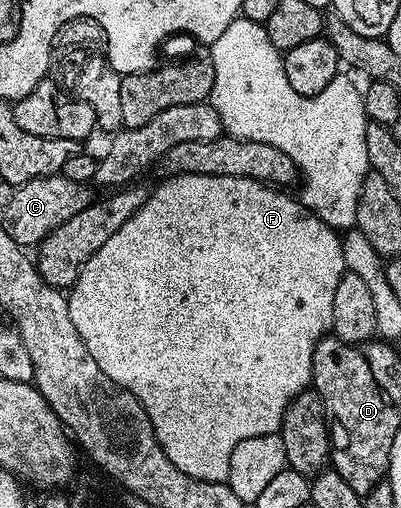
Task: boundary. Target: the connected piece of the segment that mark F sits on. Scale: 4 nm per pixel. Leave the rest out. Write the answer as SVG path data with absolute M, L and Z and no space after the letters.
M233 20L231 26L227 26L227 30L223 30L223 34L219 34L217 41L211 45L211 52L215 82L208 103L212 104L219 114L222 129L228 135L238 136L241 140L267 142L291 157L302 173L308 172L309 184L313 188L307 189L305 196L309 199L314 213L308 212L299 201L292 200L285 193L288 191L267 184L264 180L255 180L252 176L216 176L184 172L181 176L162 179L162 184L146 195L145 201L131 214L131 218L127 218L127 222L123 222L123 226L119 226L119 230L115 230L115 234L111 234L111 238L107 238L107 242L103 242L103 246L95 250L95 254L91 254L79 278L73 287L68 289L67 299L71 322L75 322L75 330L79 330L79 336L83 338L91 358L97 363L99 370L107 374L107 378L111 378L120 388L126 388L131 394L135 394L135 398L139 398L151 418L157 441L159 446L163 446L167 458L171 458L171 462L175 462L175 466L179 466L179 470L183 470L183 474L191 478L207 482L225 482L228 481L231 470L231 450L235 450L235 446L239 446L239 442L247 438L280 433L281 423L285 421L285 412L288 411L289 405L310 387L317 346L330 335L333 327L331 309L335 303L335 290L347 271L342 237L333 233L333 228L348 230L356 225L359 194L371 169L365 137L365 98L362 89L357 89L345 74L337 75L323 91L313 96L304 96L297 92L285 73L282 49L274 46L264 23L259 20Z

